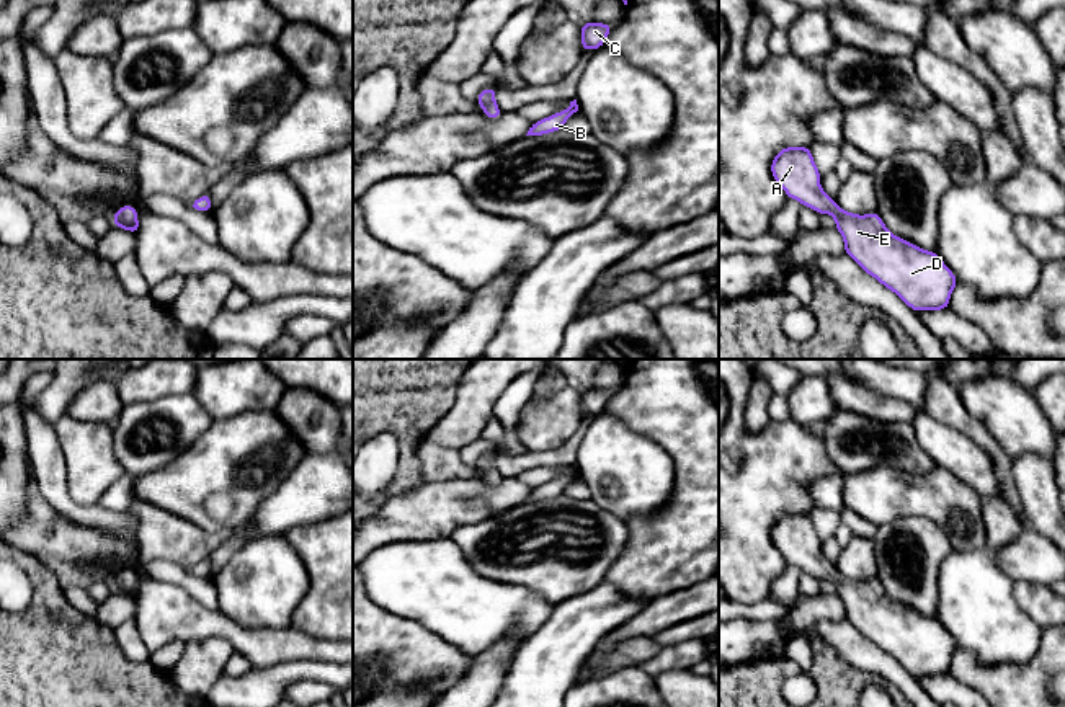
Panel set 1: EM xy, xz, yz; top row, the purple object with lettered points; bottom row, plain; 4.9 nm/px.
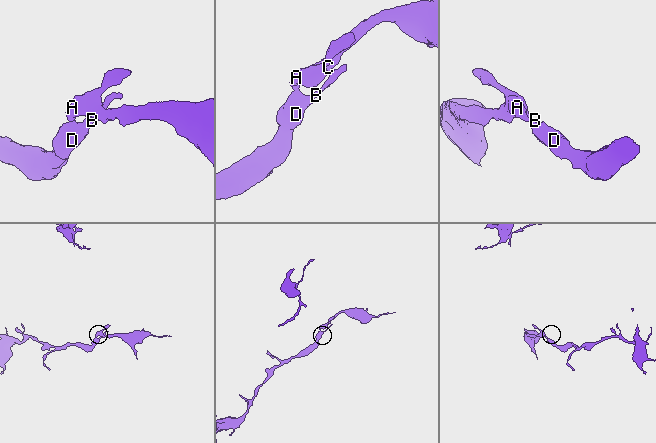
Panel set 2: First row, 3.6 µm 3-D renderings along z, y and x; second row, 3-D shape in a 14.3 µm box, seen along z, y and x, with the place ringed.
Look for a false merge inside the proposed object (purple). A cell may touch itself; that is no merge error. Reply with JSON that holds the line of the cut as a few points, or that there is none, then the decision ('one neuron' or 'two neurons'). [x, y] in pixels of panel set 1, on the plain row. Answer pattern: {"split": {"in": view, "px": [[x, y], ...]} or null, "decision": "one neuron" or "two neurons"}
{"split": null, "decision": "one neuron"}

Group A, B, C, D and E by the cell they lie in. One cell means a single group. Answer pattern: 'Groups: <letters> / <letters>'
Groups: A B C D E

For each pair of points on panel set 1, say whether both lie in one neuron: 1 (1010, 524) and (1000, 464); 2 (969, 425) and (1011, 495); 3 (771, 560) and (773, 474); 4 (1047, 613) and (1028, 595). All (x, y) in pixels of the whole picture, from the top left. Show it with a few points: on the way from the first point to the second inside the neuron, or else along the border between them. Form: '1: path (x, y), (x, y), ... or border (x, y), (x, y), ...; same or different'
1: border (992, 466), (997, 475), (998, 495), (1024, 528); different
2: path (987, 443), (1002, 461), (1003, 477); same
3: path (760, 539), (760, 495); same
4: path (1042, 608), (1033, 598); same

